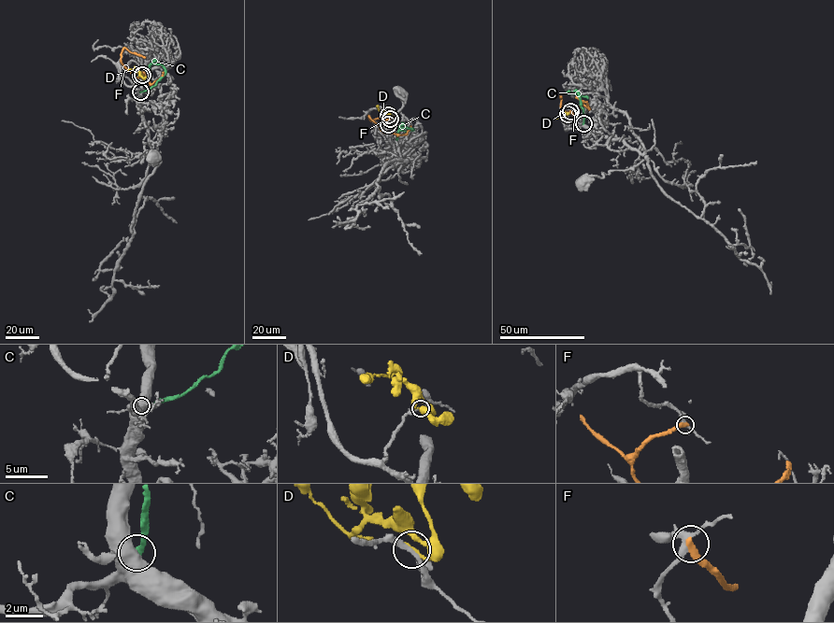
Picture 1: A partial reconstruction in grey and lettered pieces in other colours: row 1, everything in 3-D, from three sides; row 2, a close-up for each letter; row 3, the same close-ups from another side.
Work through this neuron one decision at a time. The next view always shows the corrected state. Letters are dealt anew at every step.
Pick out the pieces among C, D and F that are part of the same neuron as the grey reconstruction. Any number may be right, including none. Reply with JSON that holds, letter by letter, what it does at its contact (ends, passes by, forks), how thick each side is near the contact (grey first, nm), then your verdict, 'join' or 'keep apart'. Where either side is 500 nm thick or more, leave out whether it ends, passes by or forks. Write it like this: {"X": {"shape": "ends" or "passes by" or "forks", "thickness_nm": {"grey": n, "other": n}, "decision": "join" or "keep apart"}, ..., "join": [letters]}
{"C": {"thickness_nm": {"grey": 800, "other": 340}, "decision": "keep apart"}, "D": {"shape": "ends", "thickness_nm": {"grey": 220, "other": 200}, "decision": "keep apart"}, "F": {"shape": "ends", "thickness_nm": {"grey": 340, "other": 340}, "decision": "keep apart"}, "join": []}

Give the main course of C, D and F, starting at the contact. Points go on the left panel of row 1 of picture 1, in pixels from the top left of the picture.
C: (140, 92), (155, 85), (165, 69), (161, 64), (151, 63), (149, 72)
D: (140, 76), (137, 70), (129, 70)
F: (142, 75), (136, 77), (125, 67), (122, 63), (121, 52), (125, 48), (145, 58)

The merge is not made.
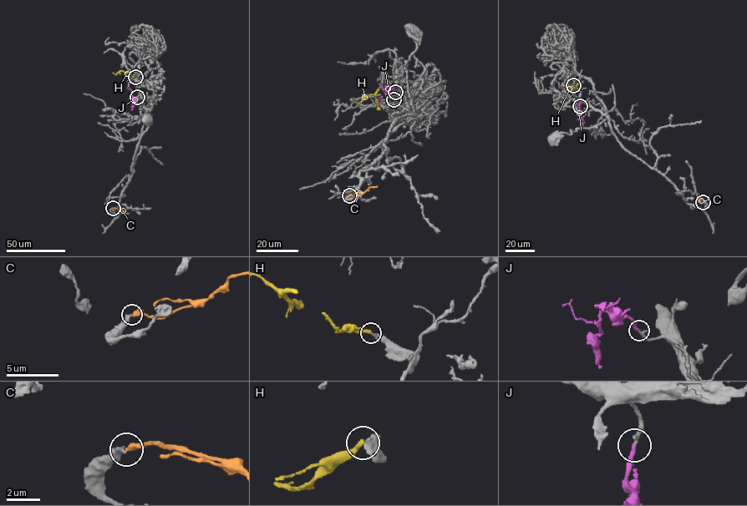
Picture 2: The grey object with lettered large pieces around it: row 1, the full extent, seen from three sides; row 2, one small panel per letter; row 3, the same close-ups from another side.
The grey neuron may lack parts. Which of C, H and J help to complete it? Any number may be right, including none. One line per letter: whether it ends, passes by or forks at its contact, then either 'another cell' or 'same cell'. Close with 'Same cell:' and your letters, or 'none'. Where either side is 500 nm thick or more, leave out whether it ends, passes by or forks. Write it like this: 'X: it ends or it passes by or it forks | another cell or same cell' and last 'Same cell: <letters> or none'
C: it ends | another cell
H: it ends | same cell
J: it ends | same cell
Same cell: H, J

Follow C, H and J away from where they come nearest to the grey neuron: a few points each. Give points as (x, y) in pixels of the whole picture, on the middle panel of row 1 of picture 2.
C: (349, 195), (357, 195), (378, 186)
H: (393, 99), (381, 87), (359, 103), (353, 98)
J: (395, 92), (388, 88), (388, 98), (379, 103)

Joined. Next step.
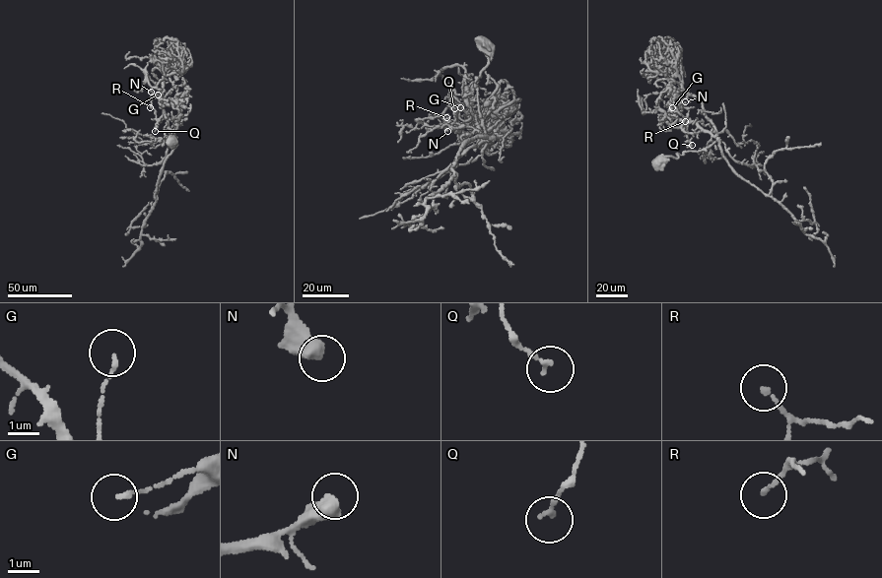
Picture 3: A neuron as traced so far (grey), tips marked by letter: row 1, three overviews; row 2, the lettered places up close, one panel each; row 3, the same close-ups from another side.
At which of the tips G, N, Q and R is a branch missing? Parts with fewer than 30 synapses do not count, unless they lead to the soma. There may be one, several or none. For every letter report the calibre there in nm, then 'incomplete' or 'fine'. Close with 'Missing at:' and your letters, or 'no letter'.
G: 130 nm thick; fine
N: 600 nm thick; fine
Q: 170 nm thick; fine
R: 150 nm thick; fine
Missing at: no letter

